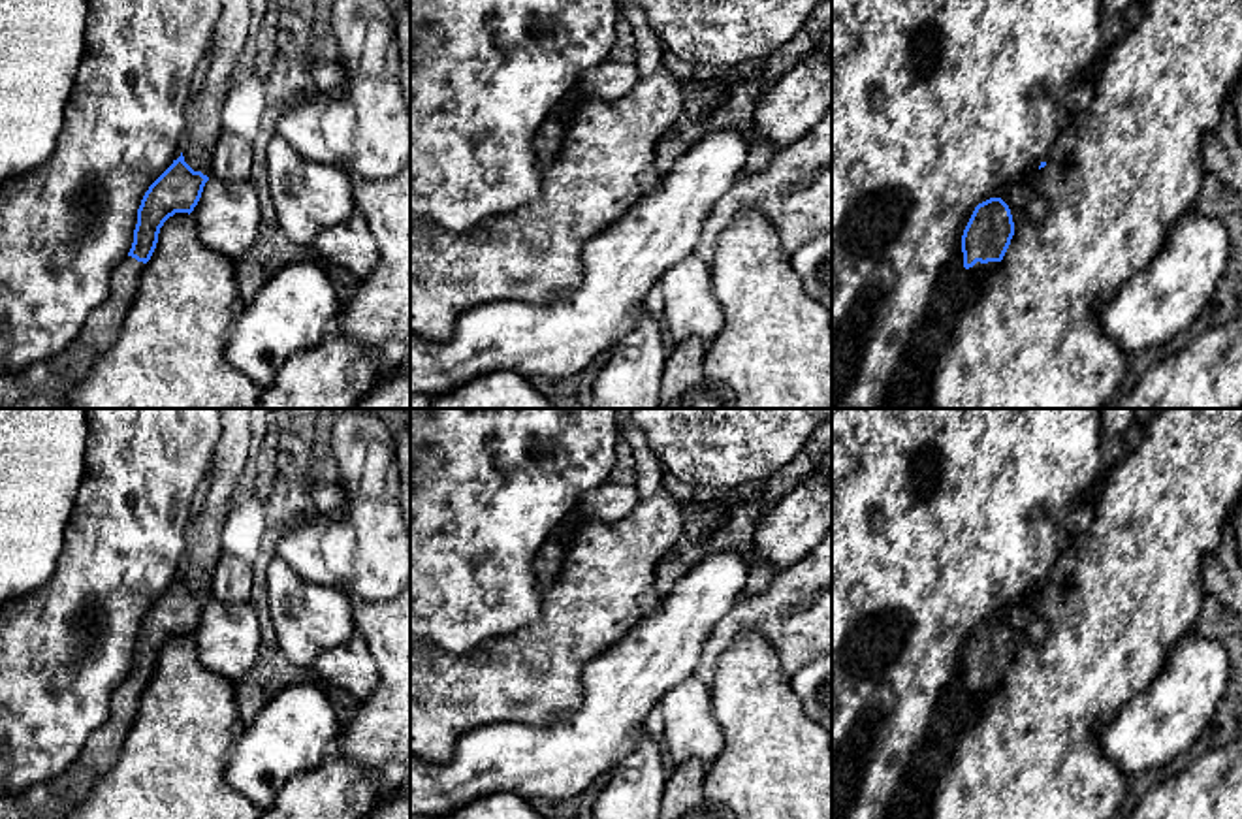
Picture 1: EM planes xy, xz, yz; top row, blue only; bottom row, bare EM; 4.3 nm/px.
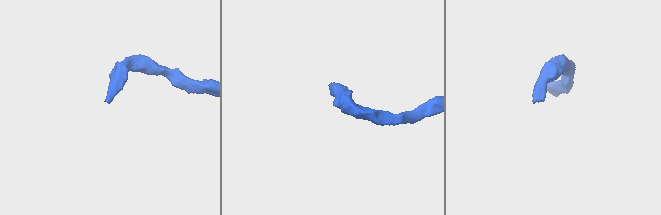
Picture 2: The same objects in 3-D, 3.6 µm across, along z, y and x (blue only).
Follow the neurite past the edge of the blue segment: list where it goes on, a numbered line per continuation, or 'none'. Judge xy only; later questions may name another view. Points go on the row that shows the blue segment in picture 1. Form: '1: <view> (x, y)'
1: xy (46, 385)

